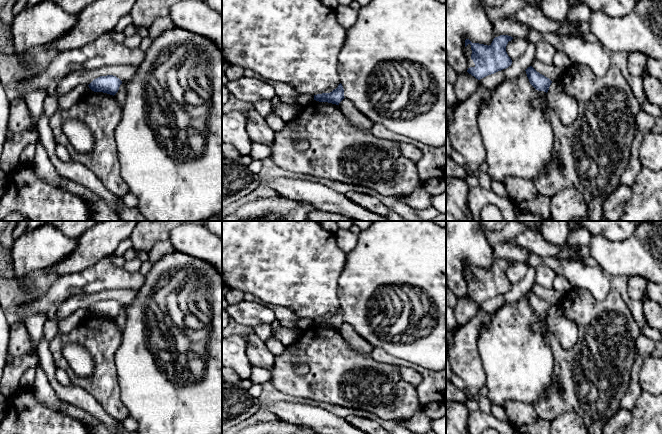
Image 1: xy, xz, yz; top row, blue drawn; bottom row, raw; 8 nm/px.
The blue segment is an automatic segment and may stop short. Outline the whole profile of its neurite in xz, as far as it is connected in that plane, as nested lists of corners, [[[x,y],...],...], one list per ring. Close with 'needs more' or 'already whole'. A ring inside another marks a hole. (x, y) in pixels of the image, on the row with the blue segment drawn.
[[[340,83],[336,89],[330,93],[322,93],[314,95],[314,100],[319,102],[328,102],[332,104],[339,105],[339,103],[344,99],[344,89]]]; already whole

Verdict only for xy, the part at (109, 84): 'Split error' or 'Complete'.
Complete

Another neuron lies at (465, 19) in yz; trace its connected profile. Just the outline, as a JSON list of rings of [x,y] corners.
[[[446,0],[446,62],[458,74],[468,70],[466,39],[489,46],[495,38],[493,22],[487,17],[483,3],[482,0]]]

